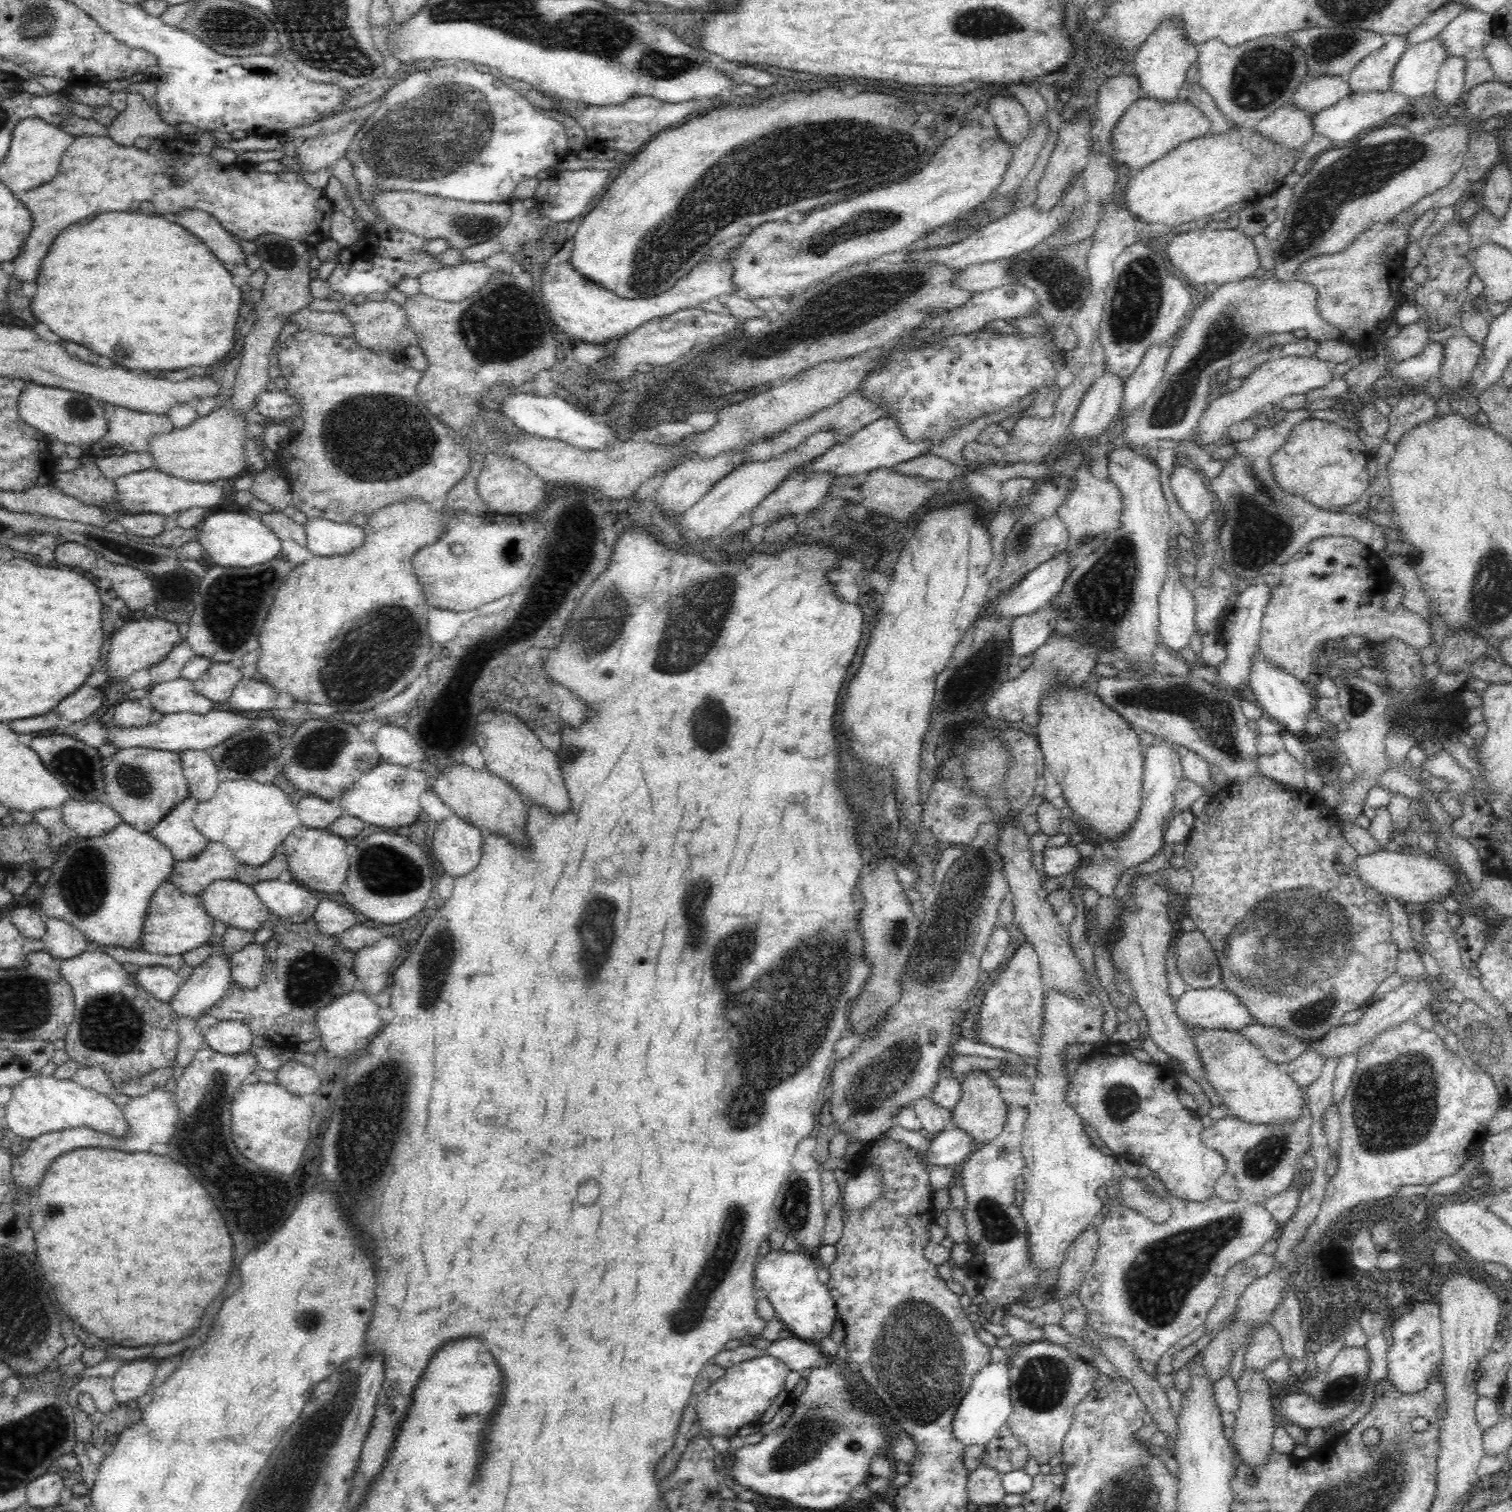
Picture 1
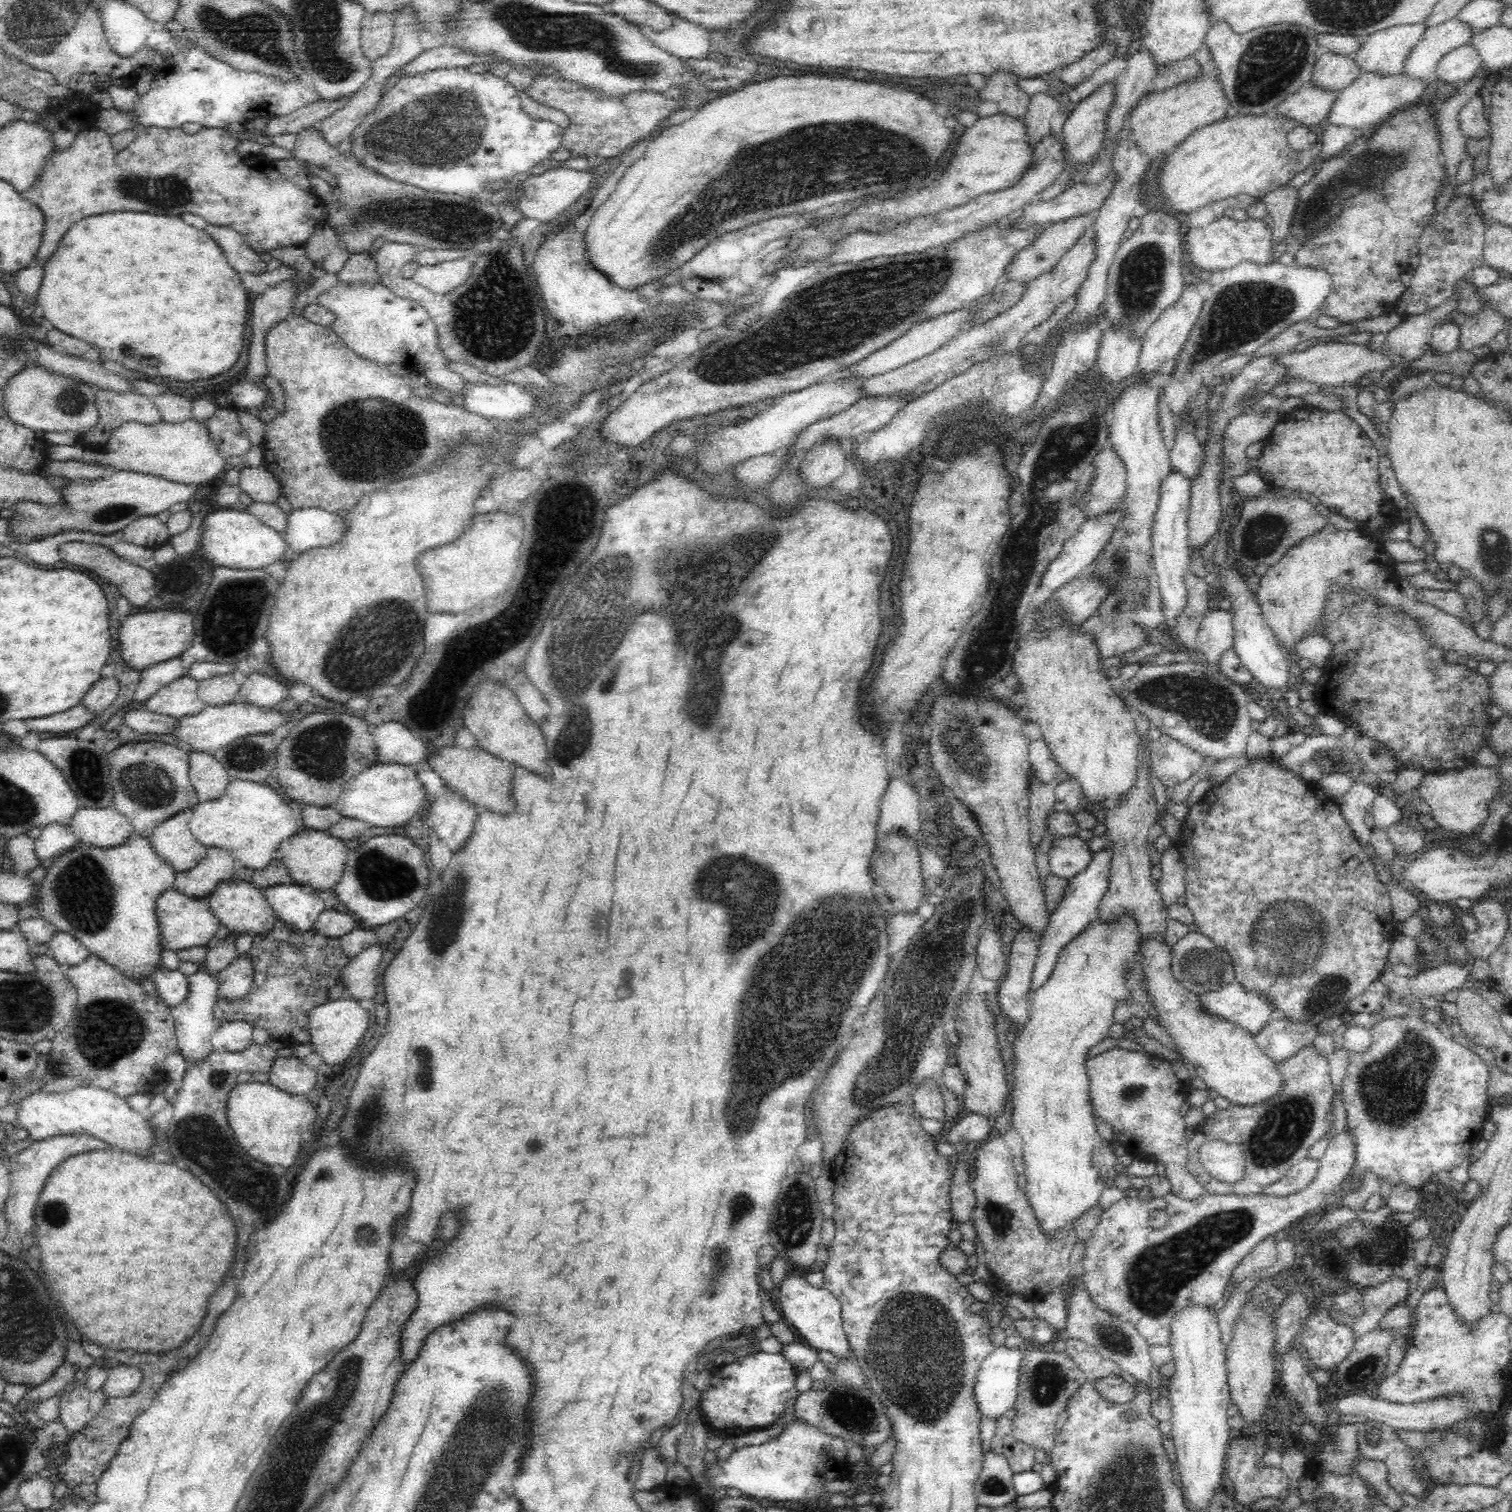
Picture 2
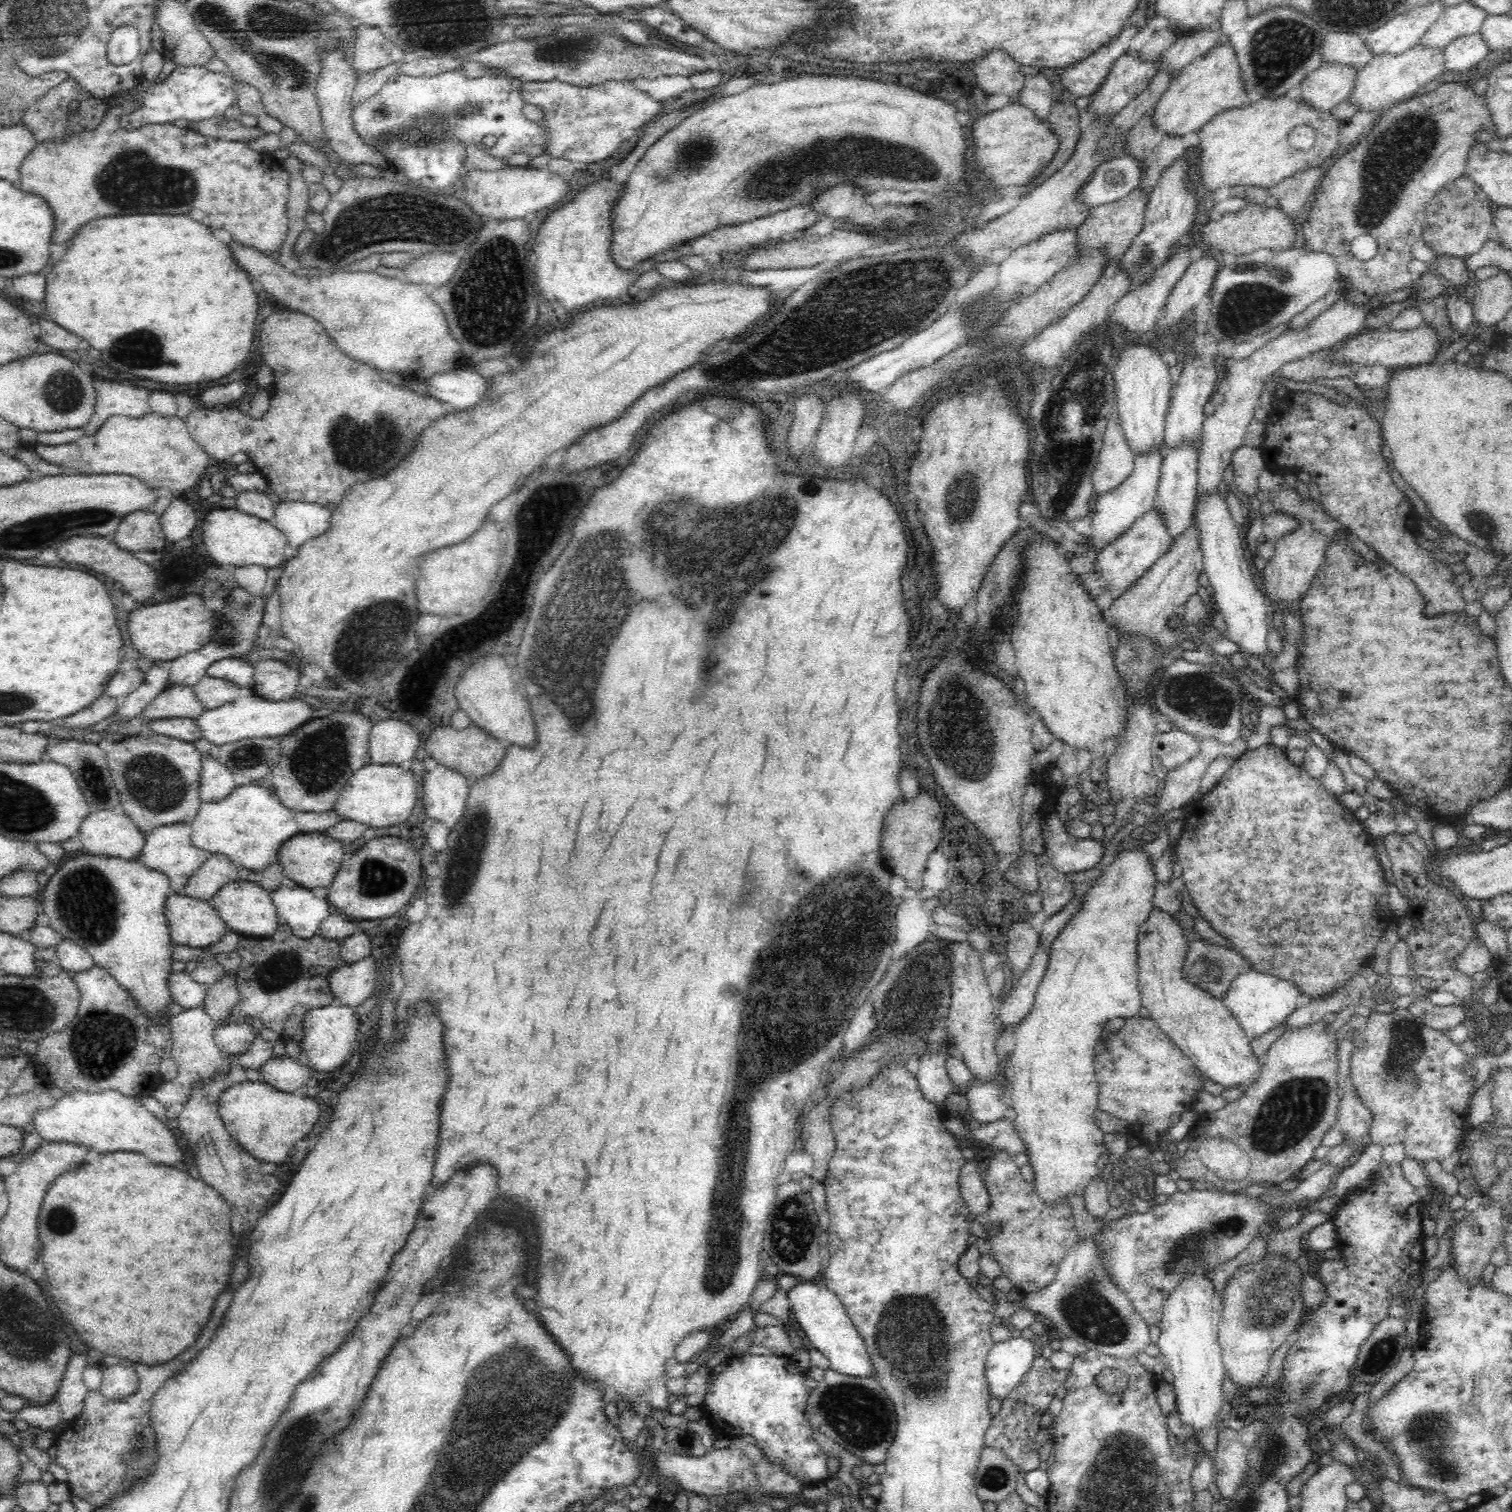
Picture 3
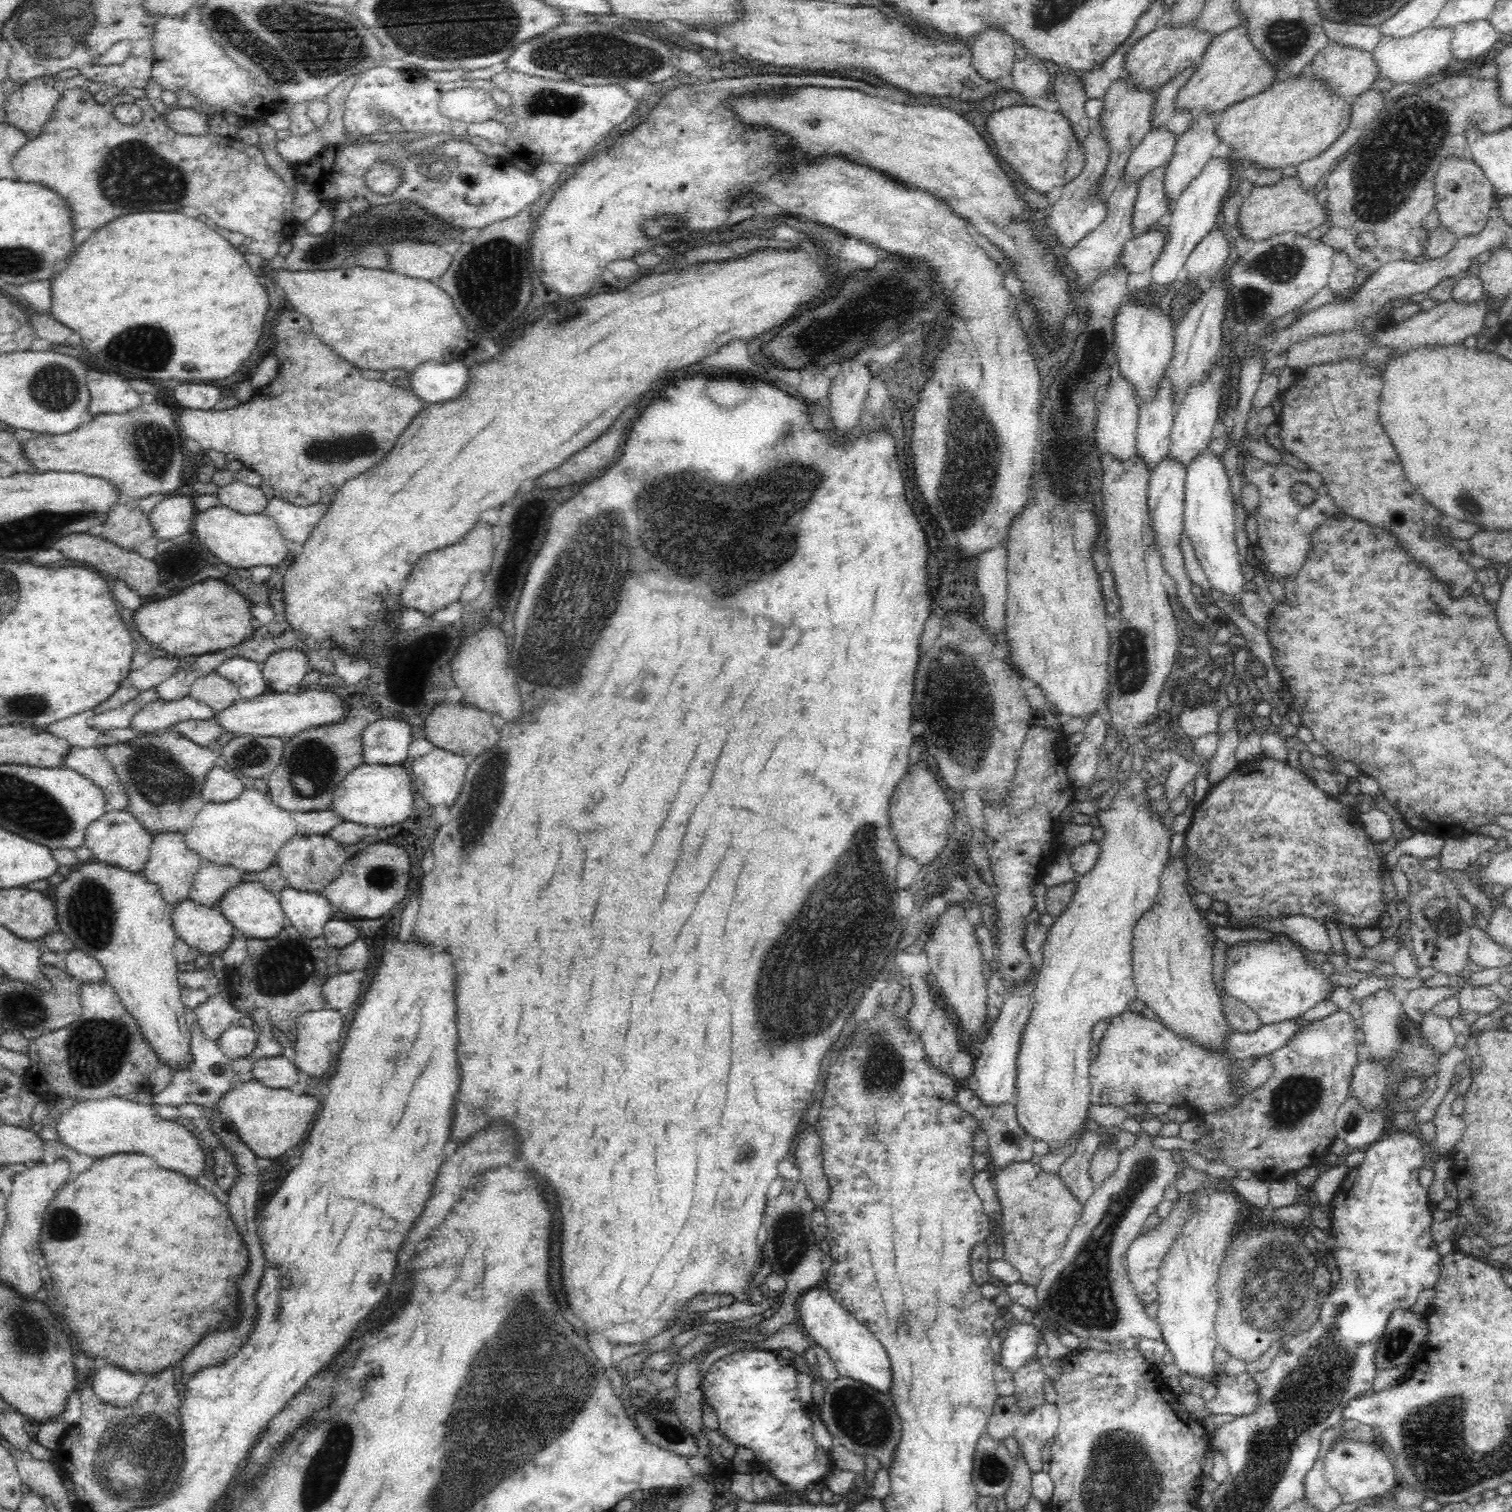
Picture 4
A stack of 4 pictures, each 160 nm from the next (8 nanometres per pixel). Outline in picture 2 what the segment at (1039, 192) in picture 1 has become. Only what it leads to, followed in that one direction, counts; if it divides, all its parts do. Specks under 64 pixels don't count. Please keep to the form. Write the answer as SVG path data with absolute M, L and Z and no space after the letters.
M1106 84L1100 86L1096 92L1090 94L1088 98L1078 102L1076 108L1072 110L1064 124L1063 132L1063 152L1065 155L1064 171L1077 169L1085 164L1091 164L1092 158L1098 154L1106 130L1106 118L1109 114L1111 104L1114 103L1114 86Z

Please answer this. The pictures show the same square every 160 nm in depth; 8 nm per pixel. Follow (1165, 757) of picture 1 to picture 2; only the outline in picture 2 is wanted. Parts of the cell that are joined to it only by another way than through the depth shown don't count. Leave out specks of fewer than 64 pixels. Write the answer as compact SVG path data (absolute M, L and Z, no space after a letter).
M1106 844L1104 848L1092 854L1088 866L1069 879L1068 886L1056 910L1050 914L1049 925L1039 940L1038 956L1034 965L1031 978L1031 994L1038 990L1048 980L1054 970L1059 952L1076 936L1082 934L1086 927L1096 920L1099 904L1109 887L1109 872L1113 859L1112 844Z

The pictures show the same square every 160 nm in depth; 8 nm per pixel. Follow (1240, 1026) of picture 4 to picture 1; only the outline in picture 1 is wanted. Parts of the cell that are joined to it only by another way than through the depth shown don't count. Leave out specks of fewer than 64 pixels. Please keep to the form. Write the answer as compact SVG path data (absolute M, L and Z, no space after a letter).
M1186 932L1174 947L1177 970L1185 984L1192 989L1206 989L1221 982L1216 953L1203 932Z

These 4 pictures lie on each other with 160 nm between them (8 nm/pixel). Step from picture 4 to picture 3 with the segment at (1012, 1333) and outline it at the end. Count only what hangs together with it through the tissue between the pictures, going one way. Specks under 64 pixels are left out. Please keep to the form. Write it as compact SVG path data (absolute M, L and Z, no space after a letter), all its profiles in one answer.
M1020 1336L1018 1338L1010 1337L1008 1340L995 1343L994 1348L986 1356L984 1364L984 1375L986 1375L990 1399L997 1398L1002 1402L1010 1397L1014 1388L1018 1386L1026 1371L1030 1370L1033 1360L1038 1355L1039 1353L1034 1344Z

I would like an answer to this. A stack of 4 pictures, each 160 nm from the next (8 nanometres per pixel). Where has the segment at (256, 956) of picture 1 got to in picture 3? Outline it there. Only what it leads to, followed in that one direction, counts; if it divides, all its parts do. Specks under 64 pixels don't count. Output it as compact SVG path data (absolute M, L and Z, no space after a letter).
M227 972L218 982L210 985L205 994L203 1006L207 1013L221 1024L222 1020L230 1014L230 1010L238 1004L240 993L236 973Z

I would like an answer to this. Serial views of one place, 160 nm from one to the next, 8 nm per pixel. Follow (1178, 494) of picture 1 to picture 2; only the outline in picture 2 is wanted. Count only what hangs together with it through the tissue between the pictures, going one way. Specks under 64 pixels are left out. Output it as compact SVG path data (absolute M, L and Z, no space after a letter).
M1186 418L1186 424L1177 428L1177 433L1169 447L1169 463L1171 471L1182 473L1193 487L1193 480L1199 477L1203 465L1203 443L1196 440L1192 431L1190 418Z

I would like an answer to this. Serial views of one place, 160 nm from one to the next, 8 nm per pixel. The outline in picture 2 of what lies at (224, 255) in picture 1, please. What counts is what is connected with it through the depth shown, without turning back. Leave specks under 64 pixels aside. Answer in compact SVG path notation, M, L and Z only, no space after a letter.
M208 224L204 229L222 249L229 265L237 272L266 272L263 256L248 246L244 237L232 228Z

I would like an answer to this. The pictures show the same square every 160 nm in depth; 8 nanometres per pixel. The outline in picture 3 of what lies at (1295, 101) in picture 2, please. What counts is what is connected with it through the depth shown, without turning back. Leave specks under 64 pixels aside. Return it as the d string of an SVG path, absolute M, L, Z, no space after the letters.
M1324 63L1300 84L1300 100L1319 112L1328 112L1350 95L1356 72L1354 67Z

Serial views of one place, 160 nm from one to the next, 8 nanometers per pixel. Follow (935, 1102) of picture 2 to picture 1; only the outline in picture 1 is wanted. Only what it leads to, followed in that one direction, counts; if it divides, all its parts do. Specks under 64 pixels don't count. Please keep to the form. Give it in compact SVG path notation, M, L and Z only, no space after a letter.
M930 1097L919 1098L912 1106L920 1122L921 1132L930 1138L952 1125L951 1112L931 1102Z

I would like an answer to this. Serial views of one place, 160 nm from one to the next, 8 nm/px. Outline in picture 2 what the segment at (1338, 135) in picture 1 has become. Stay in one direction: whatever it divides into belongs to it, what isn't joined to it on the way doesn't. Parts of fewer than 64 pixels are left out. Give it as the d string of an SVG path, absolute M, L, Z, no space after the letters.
M1374 72L1360 73L1357 80L1339 92L1334 105L1330 108L1328 126L1337 128L1365 129L1389 119L1397 110L1417 104L1427 88L1426 82L1409 78L1406 73L1380 75Z

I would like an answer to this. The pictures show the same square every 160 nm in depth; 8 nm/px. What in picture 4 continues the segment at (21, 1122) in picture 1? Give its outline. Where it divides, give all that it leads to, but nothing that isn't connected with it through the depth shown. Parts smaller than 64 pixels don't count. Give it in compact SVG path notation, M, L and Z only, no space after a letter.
M120 1096L99 1100L80 1100L57 1114L54 1128L57 1140L64 1148L87 1154L94 1159L118 1153L140 1153L155 1160L162 1168L196 1178L204 1172L206 1154L198 1140L184 1127L172 1120L162 1119L151 1105L139 1104Z

